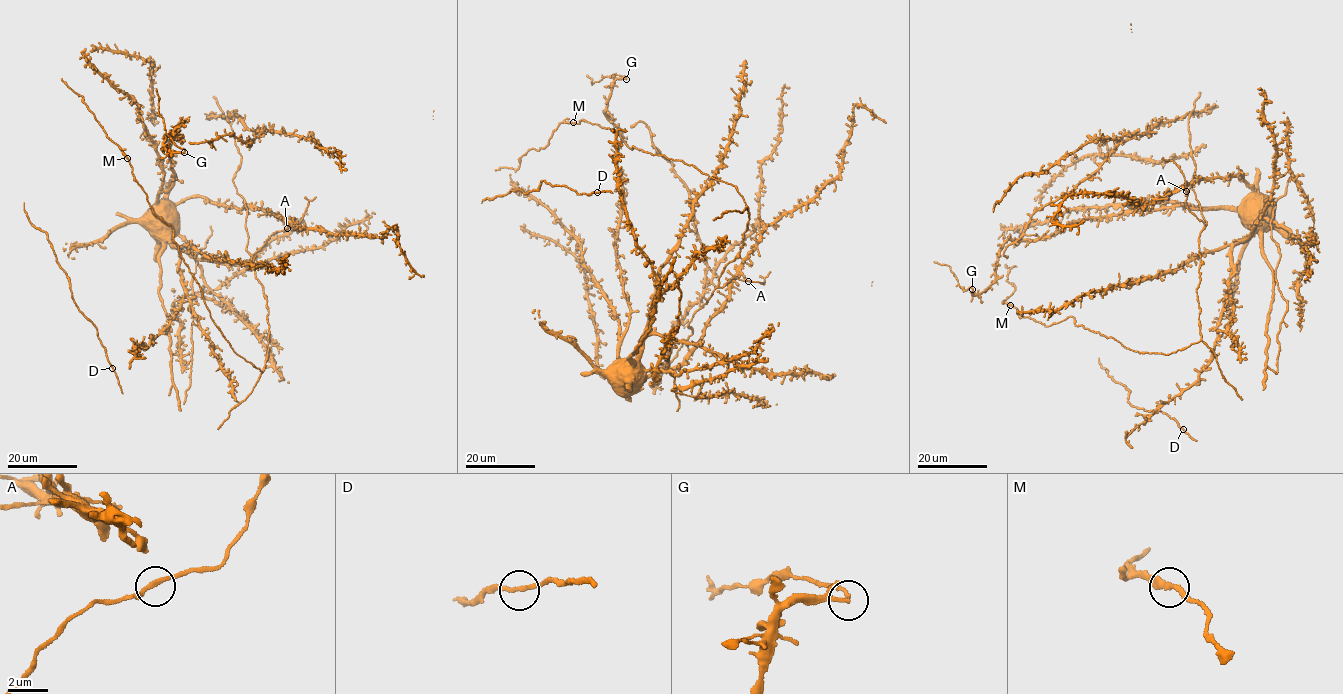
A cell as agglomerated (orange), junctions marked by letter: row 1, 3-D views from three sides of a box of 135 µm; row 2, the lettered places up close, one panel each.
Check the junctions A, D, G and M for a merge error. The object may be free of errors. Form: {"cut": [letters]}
{"cut": ["G"]}

